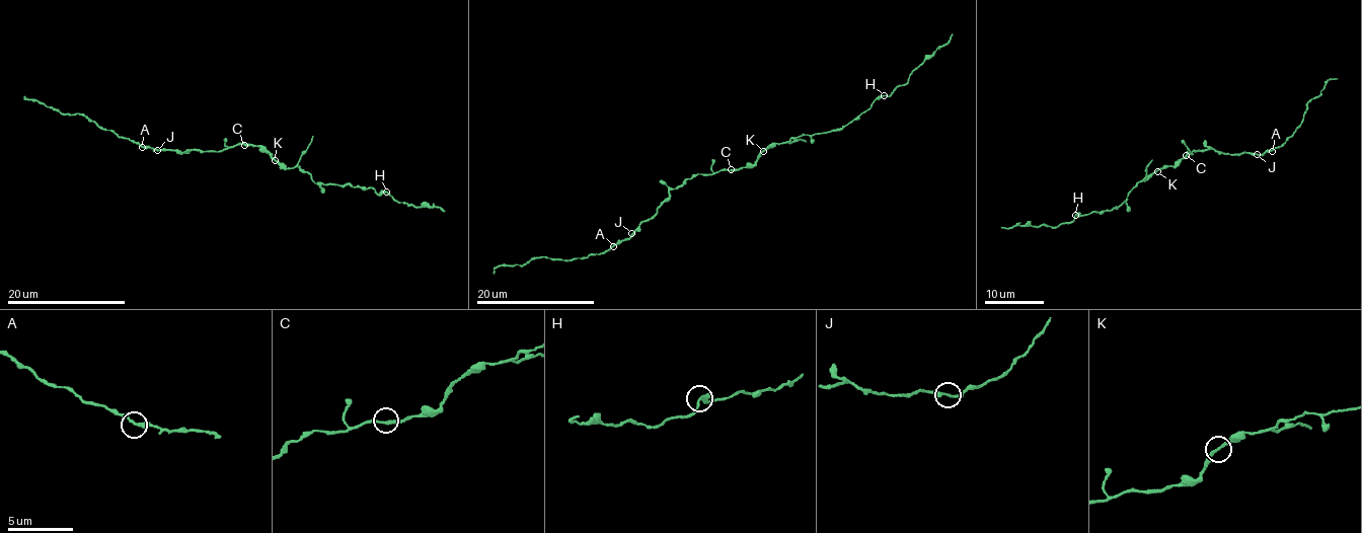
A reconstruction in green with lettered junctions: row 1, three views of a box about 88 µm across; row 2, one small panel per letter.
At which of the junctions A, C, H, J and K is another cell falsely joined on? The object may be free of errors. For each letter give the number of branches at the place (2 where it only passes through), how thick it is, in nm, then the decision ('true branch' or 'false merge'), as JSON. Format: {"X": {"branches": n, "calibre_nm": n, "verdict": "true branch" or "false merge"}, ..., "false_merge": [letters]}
{"A": {"branches": 2, "calibre_nm": 190, "verdict": "true branch"}, "C": {"branches": 2, "calibre_nm": 240, "verdict": "true branch"}, "H": {"branches": 2, "calibre_nm": 240, "verdict": "true branch"}, "J": {"branches": 2, "calibre_nm": 180, "verdict": "true branch"}, "K": {"branches": 2, "calibre_nm": 190, "verdict": "true branch"}, "false_merge": []}

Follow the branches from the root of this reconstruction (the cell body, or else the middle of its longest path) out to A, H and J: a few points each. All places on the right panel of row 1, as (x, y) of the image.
A: (1187, 155), (1193, 149), (1210, 148), (1231, 155), (1272, 151)
H: (1187, 155), (1175, 165), (1162, 167), (1144, 181), (1141, 180), (1117, 209), (1075, 214)
J: (1187, 155), (1193, 149), (1210, 148), (1229, 155), (1244, 151), (1257, 154)

